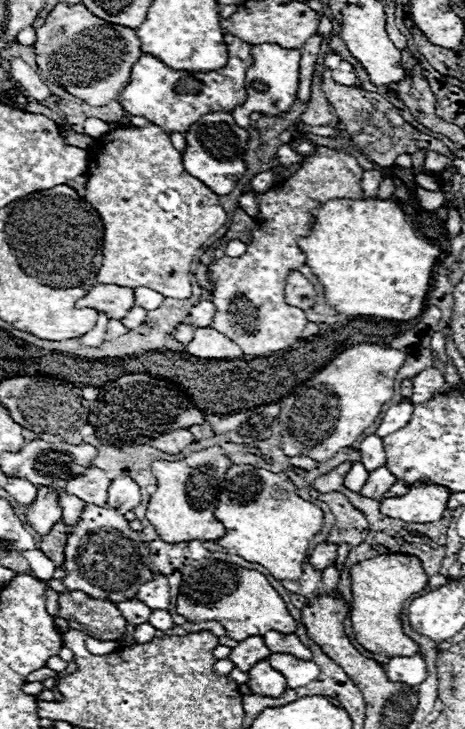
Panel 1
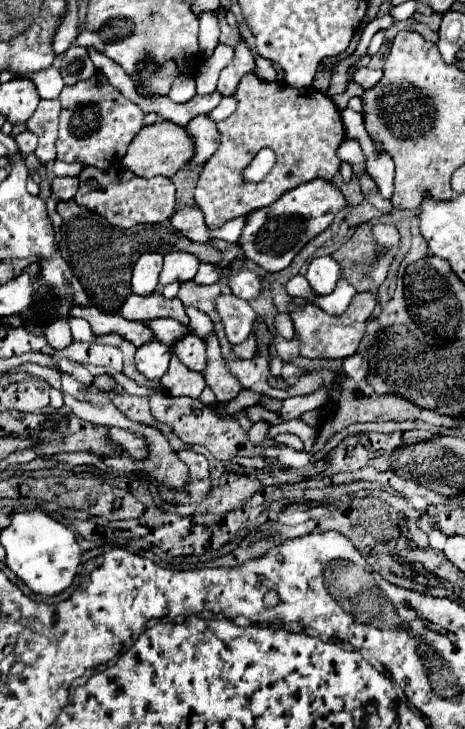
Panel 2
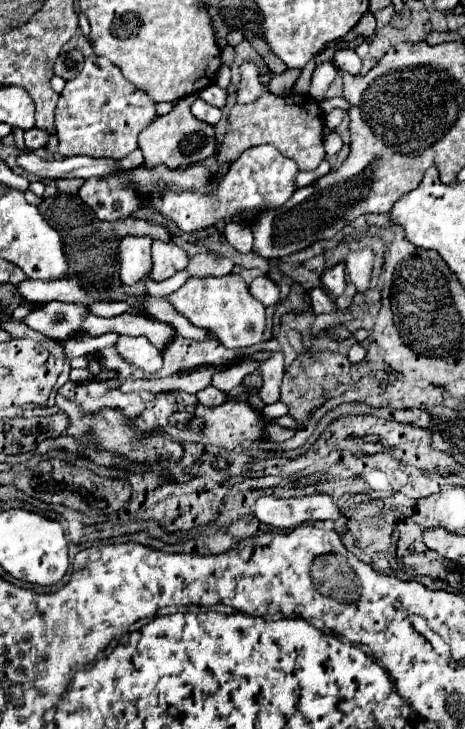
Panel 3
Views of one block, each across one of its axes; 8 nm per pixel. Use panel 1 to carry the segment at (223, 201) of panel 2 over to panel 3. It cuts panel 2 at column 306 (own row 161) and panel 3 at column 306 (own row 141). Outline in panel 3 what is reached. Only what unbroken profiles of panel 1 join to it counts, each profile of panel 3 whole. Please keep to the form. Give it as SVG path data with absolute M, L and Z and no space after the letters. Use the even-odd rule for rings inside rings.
M270 94L268 96L262 96L260 100L256 102L250 102L250 104L236 104L232 110L230 110L230 128L222 140L222 144L218 146L218 160L220 160L220 170L218 170L218 176L220 172L226 172L228 170L228 164L230 160L236 160L236 156L240 156L240 152L244 152L246 148L252 148L252 146L260 146L260 144L272 144L276 146L286 158L292 158L296 160L298 168L300 170L314 170L322 158L324 158L324 146L322 146L322 128L324 128L324 118L320 114L320 108L318 108L318 102L310 96L310 94L288 94L288 96L276 96L276 94Z

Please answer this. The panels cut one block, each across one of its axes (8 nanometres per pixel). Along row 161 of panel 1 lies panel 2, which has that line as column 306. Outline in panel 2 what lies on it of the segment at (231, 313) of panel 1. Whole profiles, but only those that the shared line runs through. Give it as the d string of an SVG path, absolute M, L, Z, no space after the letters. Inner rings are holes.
M356 294L352 304L342 316L330 316L324 310L320 310L314 304L304 306L292 306L292 322L296 328L296 334L300 338L300 354L306 358L348 358L356 352L360 338L366 330L366 320L372 316L372 310L376 306L374 294Z

